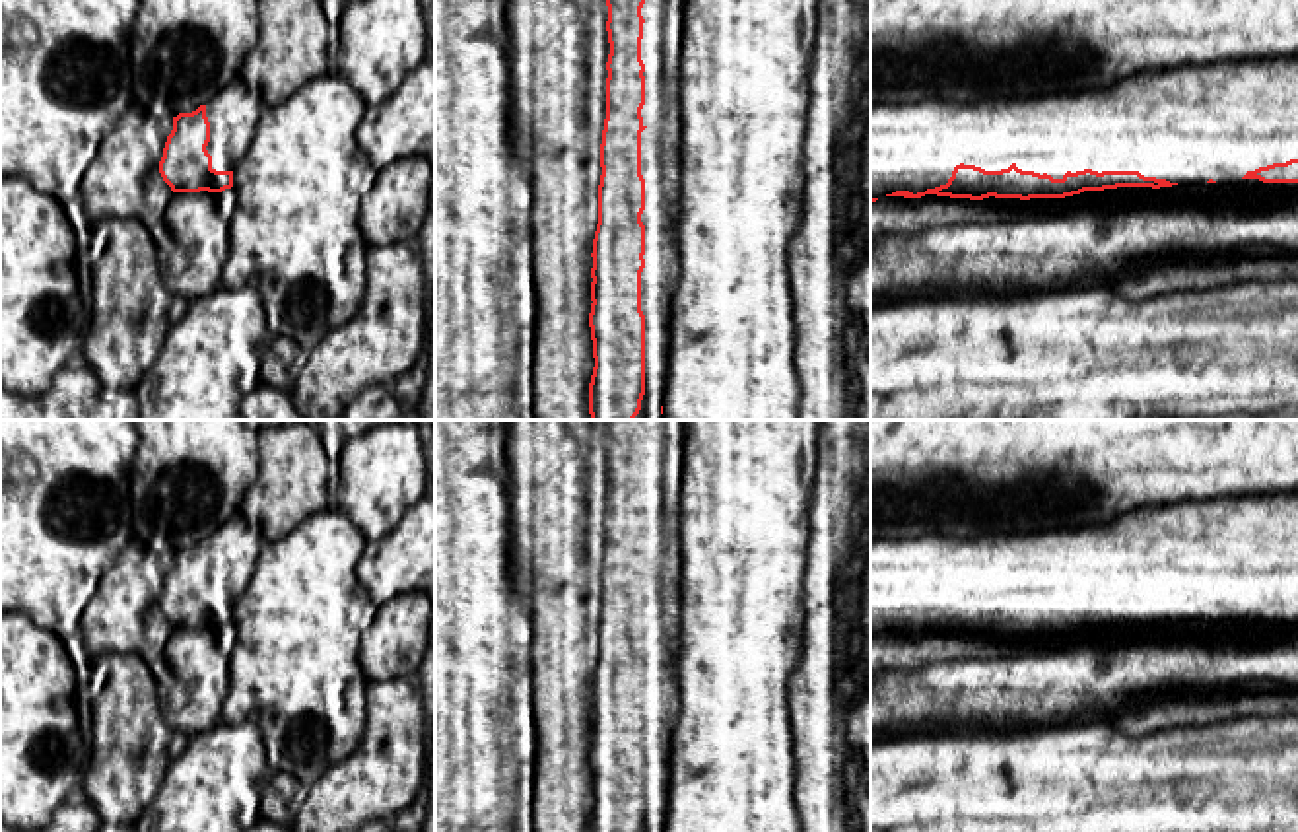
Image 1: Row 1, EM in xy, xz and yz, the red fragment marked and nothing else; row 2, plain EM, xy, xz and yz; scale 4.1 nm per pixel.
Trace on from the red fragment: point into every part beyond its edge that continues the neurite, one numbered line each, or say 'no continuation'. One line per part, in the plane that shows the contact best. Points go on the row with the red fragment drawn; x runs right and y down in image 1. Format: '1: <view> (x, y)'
1: xz (661, 45)

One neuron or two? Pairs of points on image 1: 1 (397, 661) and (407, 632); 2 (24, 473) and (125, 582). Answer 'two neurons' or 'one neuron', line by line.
1: one neuron
2: two neurons

